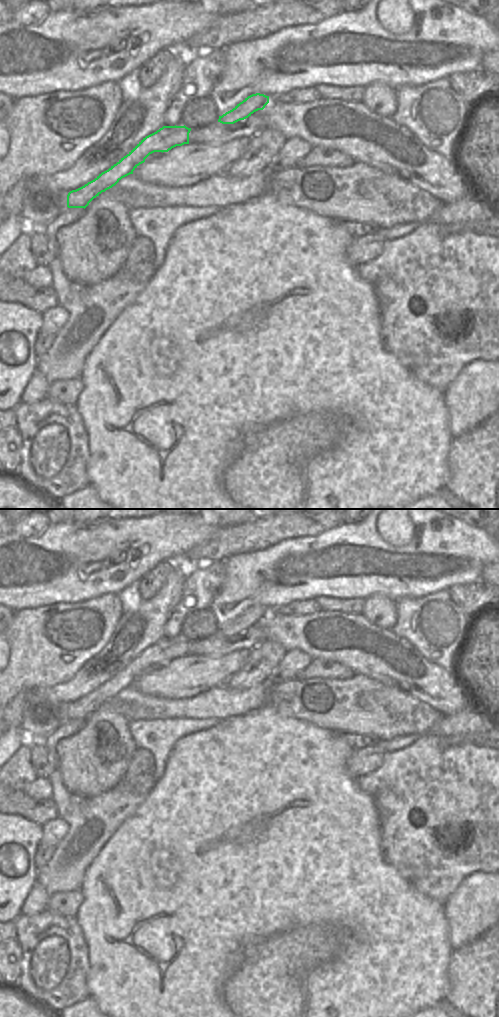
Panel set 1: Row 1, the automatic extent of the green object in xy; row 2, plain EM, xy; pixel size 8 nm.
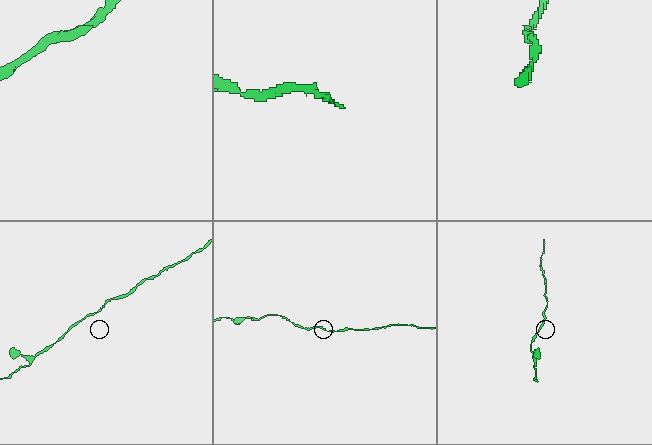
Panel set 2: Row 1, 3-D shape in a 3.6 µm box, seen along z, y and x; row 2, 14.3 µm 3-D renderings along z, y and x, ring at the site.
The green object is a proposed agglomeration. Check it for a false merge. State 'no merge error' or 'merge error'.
no merge error

